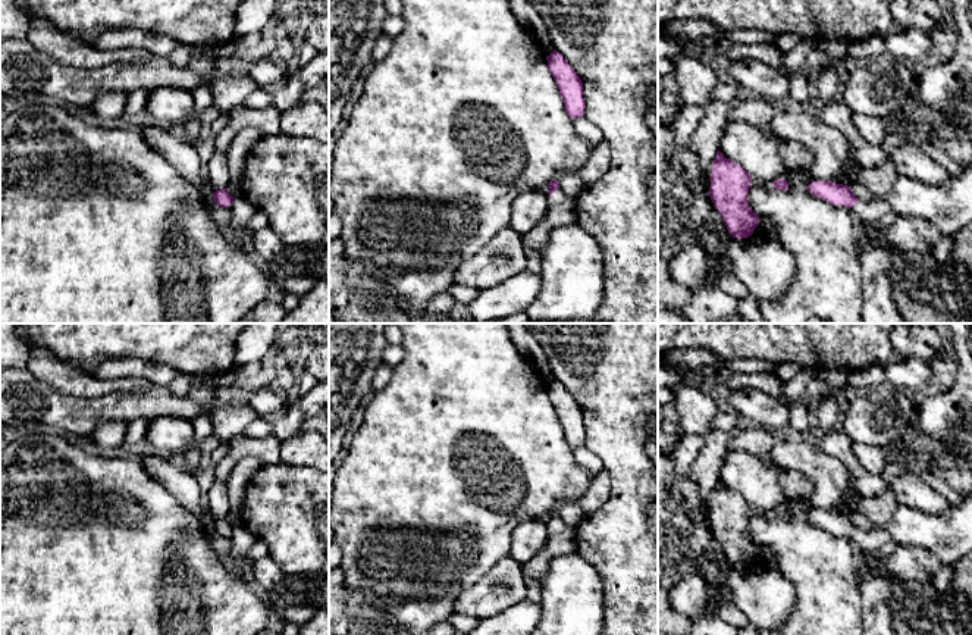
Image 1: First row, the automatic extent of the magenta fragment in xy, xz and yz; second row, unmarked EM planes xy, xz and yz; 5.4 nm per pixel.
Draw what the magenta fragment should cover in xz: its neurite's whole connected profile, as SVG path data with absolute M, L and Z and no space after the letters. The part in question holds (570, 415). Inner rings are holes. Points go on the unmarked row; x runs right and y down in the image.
M556 379L546 385L546 390L549 401L556 410L567 444L571 448L584 445L586 432L580 406Z

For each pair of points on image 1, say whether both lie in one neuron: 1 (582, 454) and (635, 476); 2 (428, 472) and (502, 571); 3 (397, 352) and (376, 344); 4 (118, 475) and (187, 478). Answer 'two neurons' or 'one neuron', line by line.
1: two neurons
2: two neurons
3: two neurons
4: two neurons

